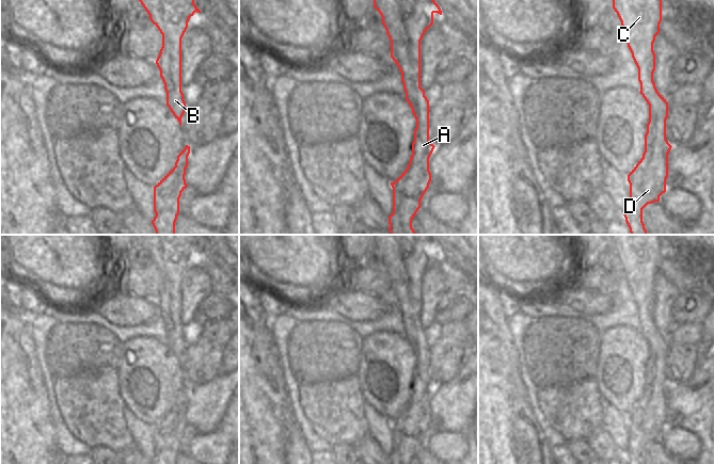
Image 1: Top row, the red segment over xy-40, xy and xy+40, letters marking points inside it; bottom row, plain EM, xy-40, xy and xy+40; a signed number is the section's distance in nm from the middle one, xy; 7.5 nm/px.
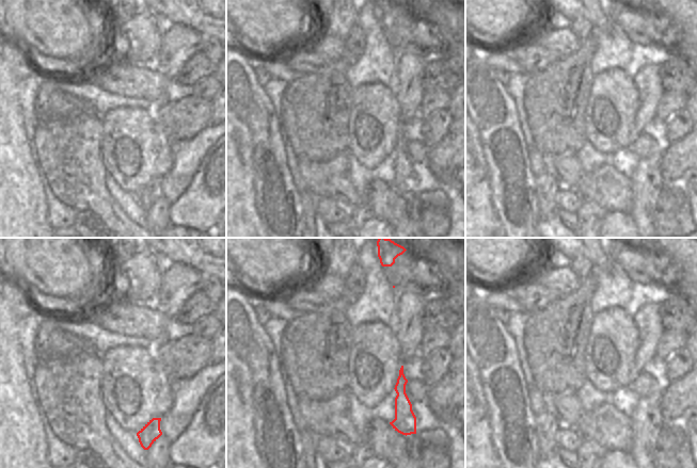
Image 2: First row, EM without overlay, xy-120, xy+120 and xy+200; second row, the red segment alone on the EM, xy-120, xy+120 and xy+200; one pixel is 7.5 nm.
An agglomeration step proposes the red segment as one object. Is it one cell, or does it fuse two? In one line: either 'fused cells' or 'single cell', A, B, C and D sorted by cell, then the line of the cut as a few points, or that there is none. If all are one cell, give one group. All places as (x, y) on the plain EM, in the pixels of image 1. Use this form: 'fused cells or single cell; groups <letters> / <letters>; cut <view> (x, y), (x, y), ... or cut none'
single cell; groups A B C D; cut none

